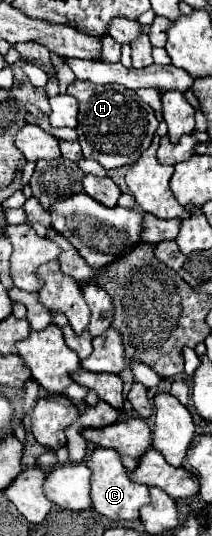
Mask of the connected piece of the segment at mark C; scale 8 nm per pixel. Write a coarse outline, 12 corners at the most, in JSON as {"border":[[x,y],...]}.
{"border":[[111,448],[85,462],[93,508],[135,520],[149,488],[129,480]]}

